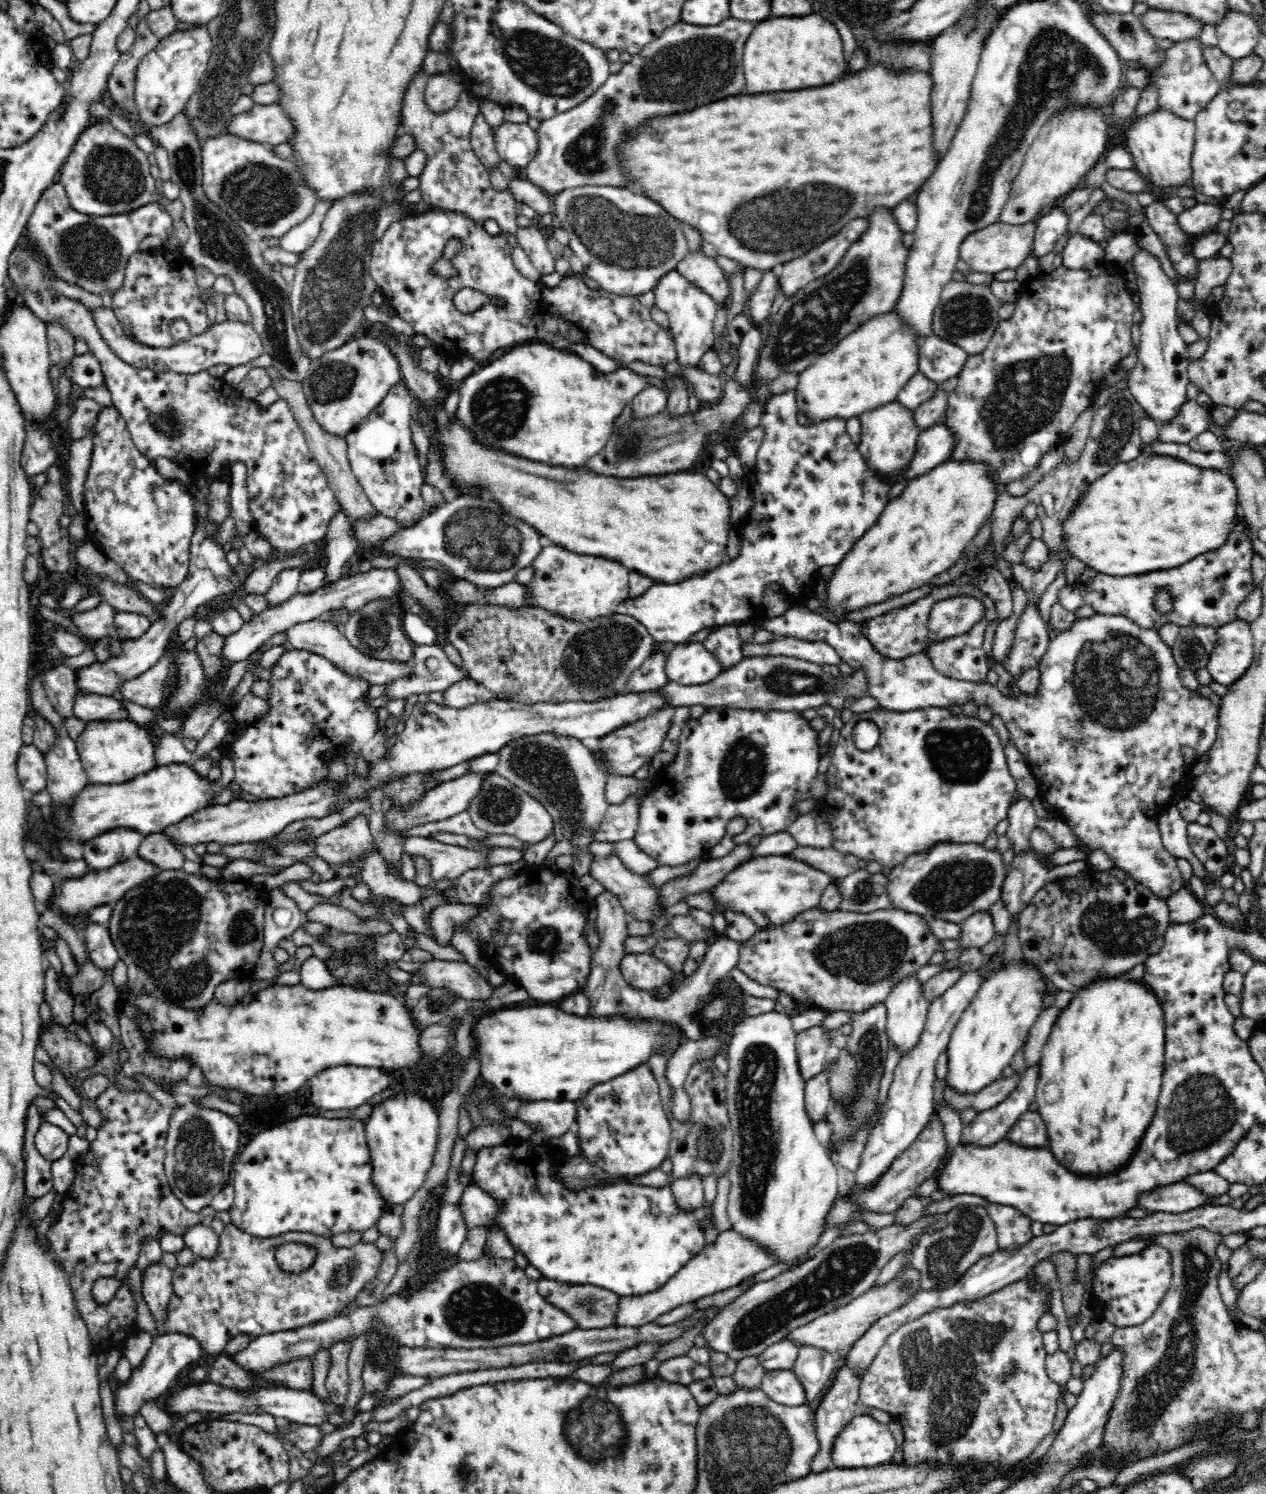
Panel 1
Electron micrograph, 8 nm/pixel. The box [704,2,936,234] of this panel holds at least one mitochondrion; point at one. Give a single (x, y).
(900, 56)

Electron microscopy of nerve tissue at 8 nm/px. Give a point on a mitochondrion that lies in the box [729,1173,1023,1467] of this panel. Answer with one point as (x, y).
(943, 1259)

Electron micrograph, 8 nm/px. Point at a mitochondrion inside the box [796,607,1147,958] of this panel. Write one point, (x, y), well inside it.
(952, 885)

